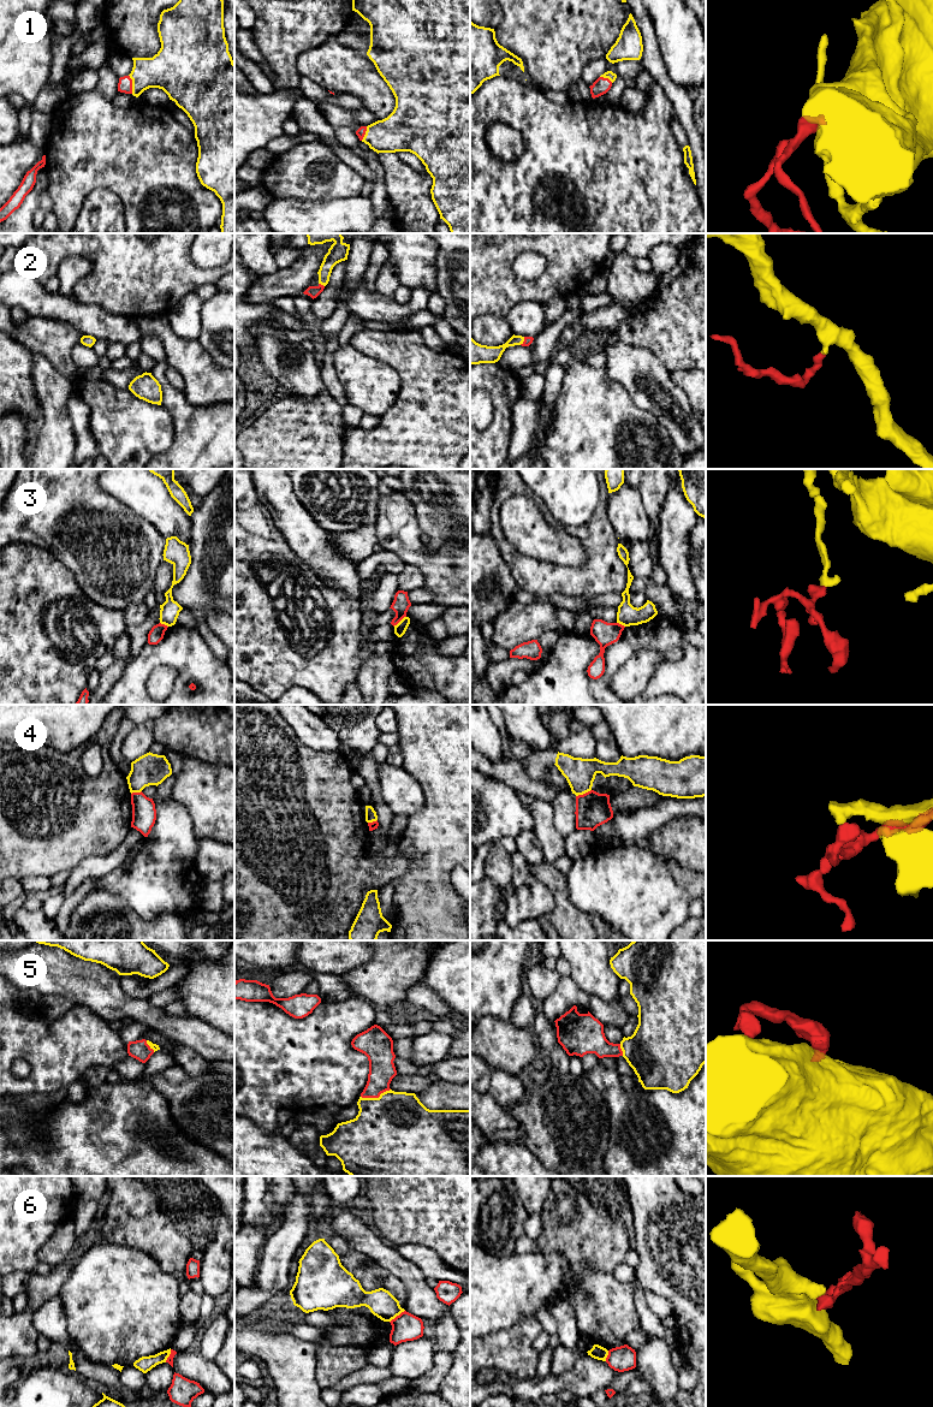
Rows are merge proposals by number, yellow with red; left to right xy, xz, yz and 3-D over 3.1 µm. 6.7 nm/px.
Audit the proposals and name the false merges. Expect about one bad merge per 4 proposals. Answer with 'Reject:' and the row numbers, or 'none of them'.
Reject: 3, 4, 6

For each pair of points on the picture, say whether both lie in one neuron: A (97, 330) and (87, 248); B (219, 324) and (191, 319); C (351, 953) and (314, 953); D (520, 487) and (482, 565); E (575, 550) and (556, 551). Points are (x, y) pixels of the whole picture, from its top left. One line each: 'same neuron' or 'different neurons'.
A: different neurons
B: different neurons
C: same neuron
D: different neurons
E: same neuron

